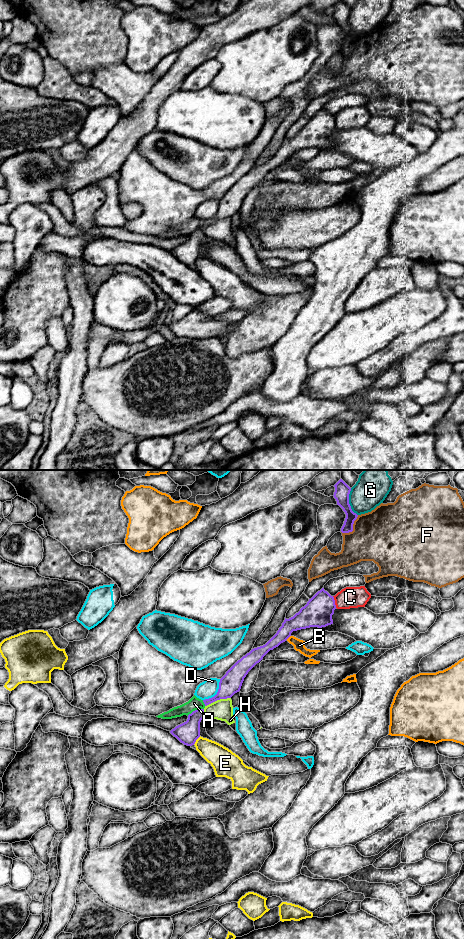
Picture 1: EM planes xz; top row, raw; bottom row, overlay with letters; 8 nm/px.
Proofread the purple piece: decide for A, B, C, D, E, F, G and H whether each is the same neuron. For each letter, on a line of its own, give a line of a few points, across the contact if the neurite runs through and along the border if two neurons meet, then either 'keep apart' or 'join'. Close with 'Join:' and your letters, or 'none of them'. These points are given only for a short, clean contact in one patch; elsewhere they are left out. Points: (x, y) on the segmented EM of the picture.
A: line xz (203, 708), (197, 708), (187, 715); keep apart
B: keep apart
C: keep apart
D: keep apart
E: keep apart
F: keep apart
G: keep apart
H: line xz (230, 697), (217, 699), (205, 706); keep apart
Join: none of them

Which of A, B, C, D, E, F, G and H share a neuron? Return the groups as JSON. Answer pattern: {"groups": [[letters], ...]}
{"groups": [["A", "H"], ["B"], ["C"], ["D"], ["E"], ["F"], ["G"]]}

